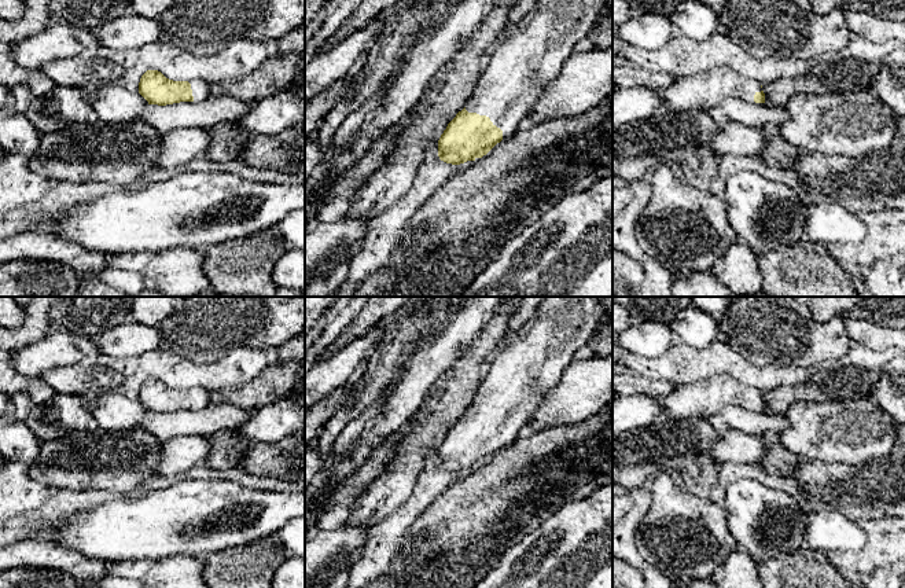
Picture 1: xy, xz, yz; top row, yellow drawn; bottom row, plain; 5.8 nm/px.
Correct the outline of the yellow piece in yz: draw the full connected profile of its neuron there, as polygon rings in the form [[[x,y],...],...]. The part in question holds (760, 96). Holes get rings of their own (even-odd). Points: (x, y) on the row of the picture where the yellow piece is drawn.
[[[718,66],[698,76],[684,76],[659,92],[665,109],[704,110],[720,106],[726,98],[765,103],[761,85],[728,66]]]

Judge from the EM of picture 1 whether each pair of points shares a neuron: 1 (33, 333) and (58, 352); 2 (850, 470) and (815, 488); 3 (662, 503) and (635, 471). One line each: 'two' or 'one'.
1: two
2: one
3: two

